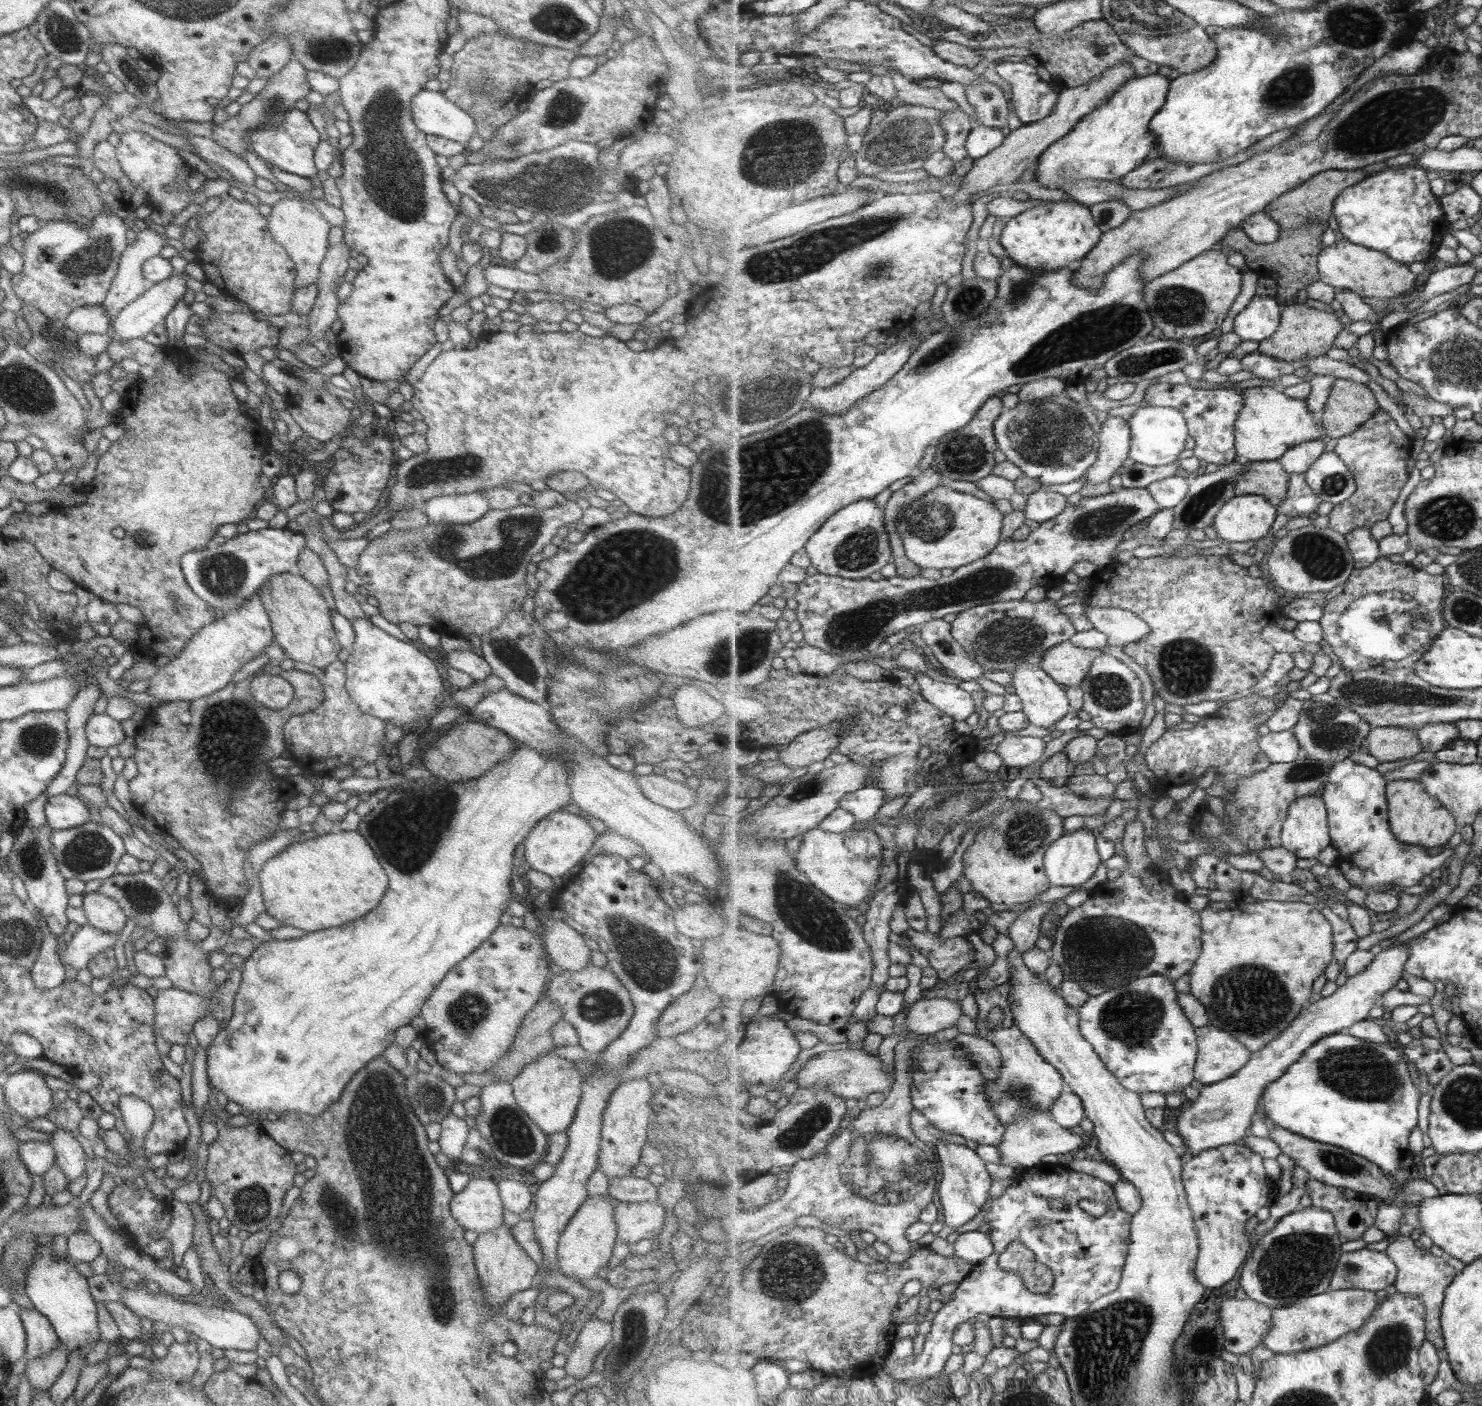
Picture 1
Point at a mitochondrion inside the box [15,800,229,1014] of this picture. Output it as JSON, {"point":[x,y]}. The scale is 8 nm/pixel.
{"point":[90,851]}

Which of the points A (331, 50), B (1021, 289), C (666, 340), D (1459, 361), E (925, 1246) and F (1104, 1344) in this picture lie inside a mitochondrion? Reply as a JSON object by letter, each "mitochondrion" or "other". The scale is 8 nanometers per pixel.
{"A":"mitochondrion","B":"mitochondrion","C":"other","D":"mitochondrion","E":"other","F":"mitochondrion"}

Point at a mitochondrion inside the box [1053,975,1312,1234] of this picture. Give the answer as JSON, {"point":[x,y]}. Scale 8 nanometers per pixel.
{"point":[1131,1018]}

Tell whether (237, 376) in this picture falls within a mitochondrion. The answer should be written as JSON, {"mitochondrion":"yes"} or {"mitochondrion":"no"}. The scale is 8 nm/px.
{"mitochondrion":"no"}

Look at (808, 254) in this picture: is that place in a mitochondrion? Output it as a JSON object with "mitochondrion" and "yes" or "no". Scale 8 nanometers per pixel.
{"mitochondrion":"yes"}

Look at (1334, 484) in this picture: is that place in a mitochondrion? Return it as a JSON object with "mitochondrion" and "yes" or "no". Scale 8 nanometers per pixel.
{"mitochondrion":"yes"}

